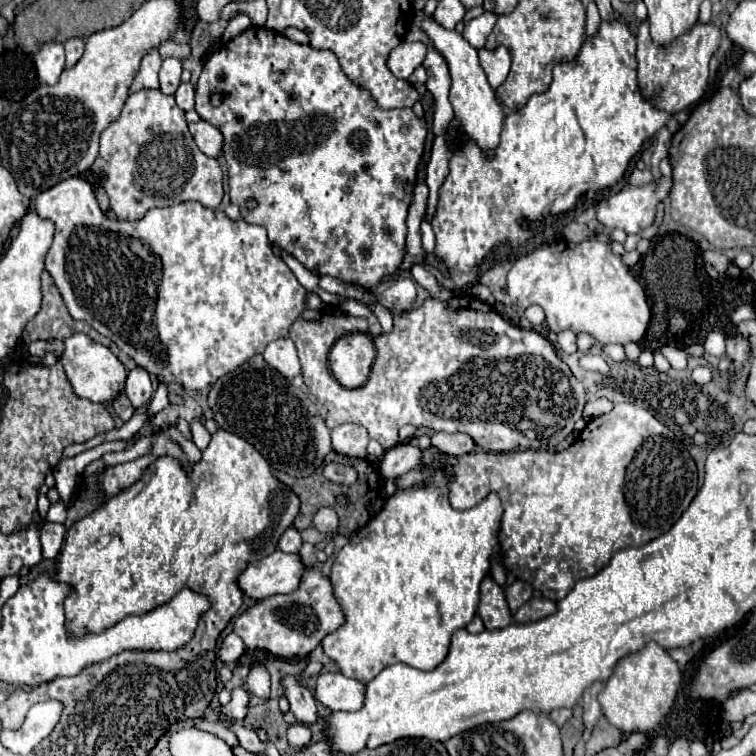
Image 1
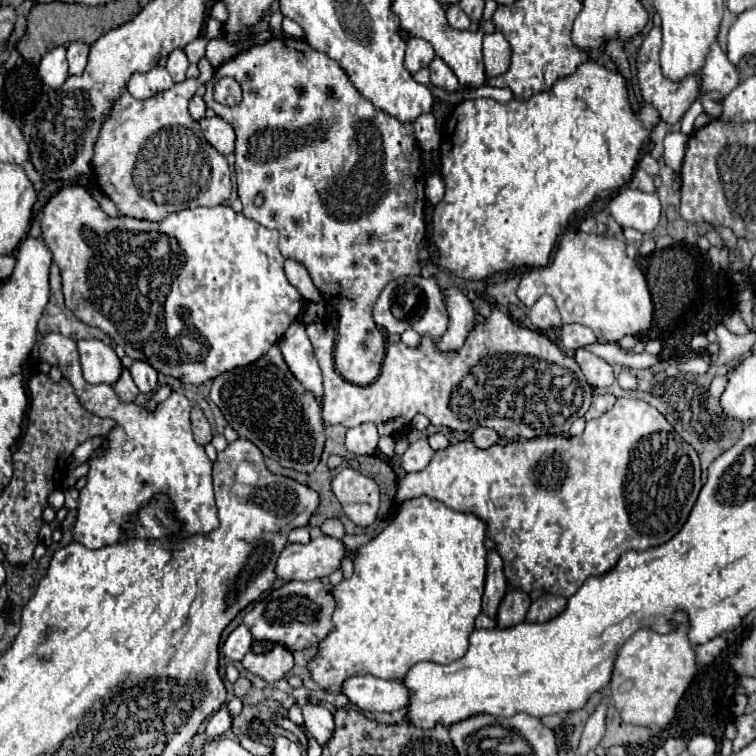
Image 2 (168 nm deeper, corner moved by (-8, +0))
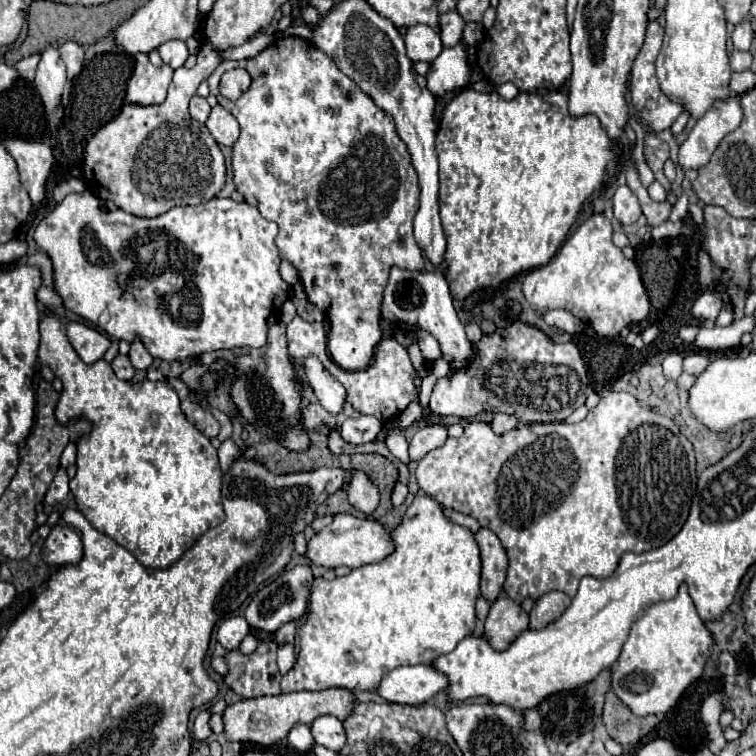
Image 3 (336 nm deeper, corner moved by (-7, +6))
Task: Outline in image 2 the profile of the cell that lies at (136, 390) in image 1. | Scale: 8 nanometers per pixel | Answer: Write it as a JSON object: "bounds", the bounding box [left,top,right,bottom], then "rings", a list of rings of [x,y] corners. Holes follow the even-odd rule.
{"bounds":[130,360,158,394],"rings":[[[136,360],[130,366],[130,374],[132,374],[132,378],[142,394],[152,394],[158,390],[158,372],[150,364]]]}

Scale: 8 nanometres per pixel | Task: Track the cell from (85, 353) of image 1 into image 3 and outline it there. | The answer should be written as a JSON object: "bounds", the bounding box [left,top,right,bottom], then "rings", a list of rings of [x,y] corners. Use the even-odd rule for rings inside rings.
{"bounds":[67,322,109,364],"rings":[[[69,322],[67,324],[67,338],[71,346],[77,350],[77,354],[83,358],[83,362],[91,364],[103,358],[103,354],[109,348],[109,338],[101,334],[99,330],[85,326],[81,322]]]}

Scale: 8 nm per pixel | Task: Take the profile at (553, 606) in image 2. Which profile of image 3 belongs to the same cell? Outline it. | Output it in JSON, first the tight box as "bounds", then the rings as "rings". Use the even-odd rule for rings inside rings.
{"bounds":[529,592,571,630],"rings":[[[547,592],[545,596],[541,596],[531,614],[529,614],[529,628],[531,630],[543,630],[547,628],[553,620],[557,620],[567,606],[571,604],[571,598],[563,592]]]}

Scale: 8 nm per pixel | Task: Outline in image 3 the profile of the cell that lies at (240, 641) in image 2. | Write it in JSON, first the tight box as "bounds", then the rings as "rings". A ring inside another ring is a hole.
{"bounds":[217,616,249,650],"rings":[[[233,616],[227,618],[219,630],[217,630],[217,640],[225,650],[235,650],[239,648],[241,640],[245,638],[245,634],[249,634],[249,624],[243,616]]]}

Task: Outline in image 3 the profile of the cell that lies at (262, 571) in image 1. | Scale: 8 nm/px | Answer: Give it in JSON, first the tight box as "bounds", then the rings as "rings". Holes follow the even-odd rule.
{"bounds":[307,514,395,568],"rings":[[[337,514],[327,528],[323,528],[319,534],[313,536],[313,540],[309,540],[307,558],[325,568],[337,568],[337,566],[359,568],[383,560],[393,550],[395,546],[391,540],[391,530],[387,530],[387,526],[381,524],[379,520],[357,518],[353,514]]]}

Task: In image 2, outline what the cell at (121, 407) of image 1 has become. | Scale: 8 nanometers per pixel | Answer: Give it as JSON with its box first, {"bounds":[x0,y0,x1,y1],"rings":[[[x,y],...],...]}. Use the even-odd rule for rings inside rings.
{"bounds":[114,368,138,404],"rings":[[[124,368],[124,372],[122,372],[122,376],[120,376],[120,380],[114,384],[114,392],[118,394],[118,398],[120,398],[124,404],[130,404],[130,402],[136,400],[138,388],[136,388],[136,384],[134,384],[134,380],[132,380],[132,376],[130,376],[130,372],[128,372],[126,368]]]}

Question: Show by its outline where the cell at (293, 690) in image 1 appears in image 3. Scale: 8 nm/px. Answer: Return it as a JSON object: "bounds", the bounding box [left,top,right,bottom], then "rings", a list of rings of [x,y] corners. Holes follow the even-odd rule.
{"bounds":[311,716,347,752],"rings":[[[331,716],[317,718],[311,726],[311,732],[313,732],[317,744],[321,744],[329,750],[335,750],[335,752],[339,752],[345,746],[345,740],[347,740],[343,724],[337,718],[331,718]]]}

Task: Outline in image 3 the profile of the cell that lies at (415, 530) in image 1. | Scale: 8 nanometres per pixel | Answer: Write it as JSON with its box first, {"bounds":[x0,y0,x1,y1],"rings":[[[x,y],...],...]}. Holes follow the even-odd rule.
{"bounds":[281,496,481,692],"rings":[[[415,496],[413,504],[409,506],[403,522],[391,532],[391,538],[395,542],[395,552],[383,558],[377,564],[367,564],[361,568],[351,570],[343,578],[335,580],[323,580],[315,578],[311,586],[311,598],[309,598],[309,614],[307,622],[301,626],[299,632],[299,654],[295,660],[295,666],[283,676],[281,680],[281,692],[295,692],[295,690],[325,690],[325,688],[349,688],[355,692],[361,690],[377,690],[381,678],[391,672],[393,668],[407,666],[407,664],[431,664],[435,658],[451,652],[463,638],[467,638],[475,628],[475,600],[479,598],[479,574],[481,574],[481,558],[479,558],[479,546],[473,538],[473,532],[453,524],[443,516],[443,506],[435,502],[431,496]]]}

